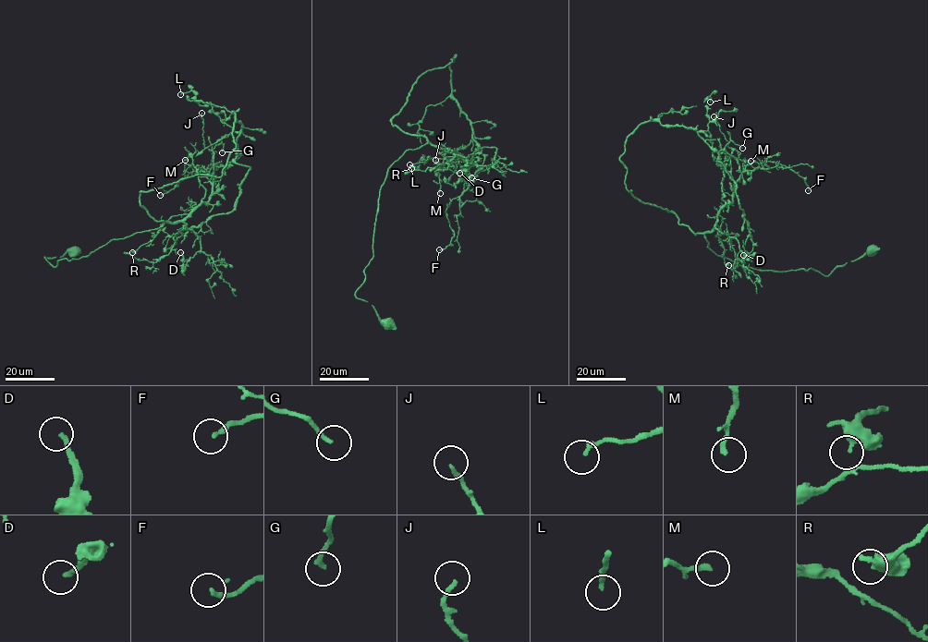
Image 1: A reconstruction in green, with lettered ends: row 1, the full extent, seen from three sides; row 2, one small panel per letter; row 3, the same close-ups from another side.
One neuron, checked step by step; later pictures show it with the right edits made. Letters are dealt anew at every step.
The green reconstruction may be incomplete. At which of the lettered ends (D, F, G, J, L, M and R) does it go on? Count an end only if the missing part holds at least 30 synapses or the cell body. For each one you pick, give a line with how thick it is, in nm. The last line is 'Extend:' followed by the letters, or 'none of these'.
Extend: none of these

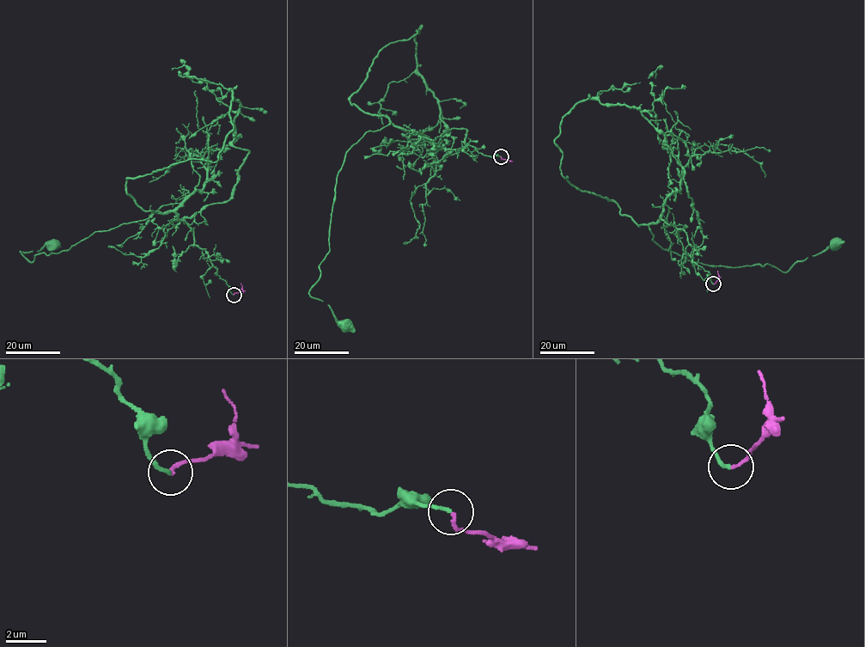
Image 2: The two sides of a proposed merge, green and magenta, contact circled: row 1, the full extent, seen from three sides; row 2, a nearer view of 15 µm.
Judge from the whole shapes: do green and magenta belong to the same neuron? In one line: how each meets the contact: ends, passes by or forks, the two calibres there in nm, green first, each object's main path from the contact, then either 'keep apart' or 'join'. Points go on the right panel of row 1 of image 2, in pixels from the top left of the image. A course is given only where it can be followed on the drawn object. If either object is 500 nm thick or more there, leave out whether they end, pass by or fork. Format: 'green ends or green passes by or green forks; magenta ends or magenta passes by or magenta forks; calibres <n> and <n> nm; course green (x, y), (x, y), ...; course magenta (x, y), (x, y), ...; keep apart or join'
green ends; magenta ends; calibres 180 and 160 nm; course green (714, 283), (686, 232), (661, 219), (649, 225), (661, 248), (706, 265), (787, 272), (835, 243); course magenta (714, 283), (718, 277), (717, 271); join

